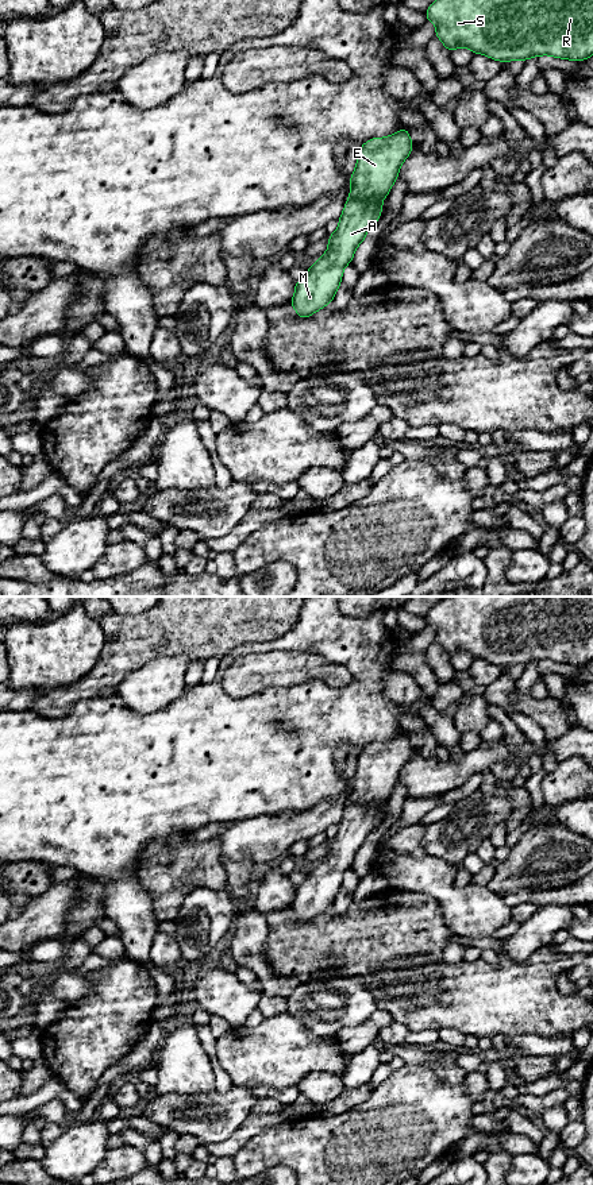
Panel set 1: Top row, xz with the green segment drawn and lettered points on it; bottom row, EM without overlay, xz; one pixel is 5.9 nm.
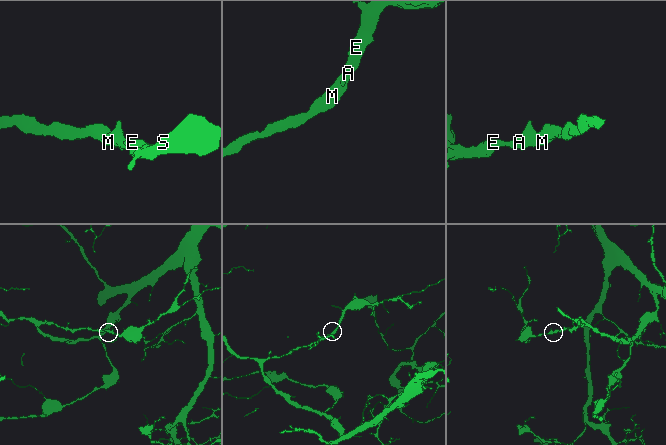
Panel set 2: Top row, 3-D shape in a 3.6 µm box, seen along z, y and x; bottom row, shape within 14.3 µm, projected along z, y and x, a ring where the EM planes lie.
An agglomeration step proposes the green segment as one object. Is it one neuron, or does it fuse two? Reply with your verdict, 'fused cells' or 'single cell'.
single cell

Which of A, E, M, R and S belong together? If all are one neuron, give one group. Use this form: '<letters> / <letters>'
A E M R S

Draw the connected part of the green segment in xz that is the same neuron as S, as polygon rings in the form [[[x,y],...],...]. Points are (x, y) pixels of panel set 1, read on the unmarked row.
[[[443,597],[428,611],[426,622],[436,629],[435,640],[450,657],[467,652],[500,667],[539,660],[584,665],[593,660],[593,597]]]

